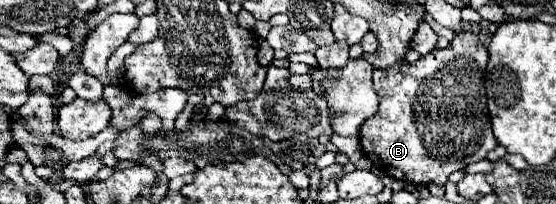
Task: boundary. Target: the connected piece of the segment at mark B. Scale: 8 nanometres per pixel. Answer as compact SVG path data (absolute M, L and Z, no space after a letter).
M459 31L445 49L435 49L411 65L405 63L387 71L375 71L373 85L379 95L379 109L361 125L359 131L361 147L373 161L373 165L395 179L409 181L415 185L445 185L447 177L453 171L459 171L469 163L485 159L485 155L497 147L483 85L487 59L487 49L479 41L479 37L471 31Z

